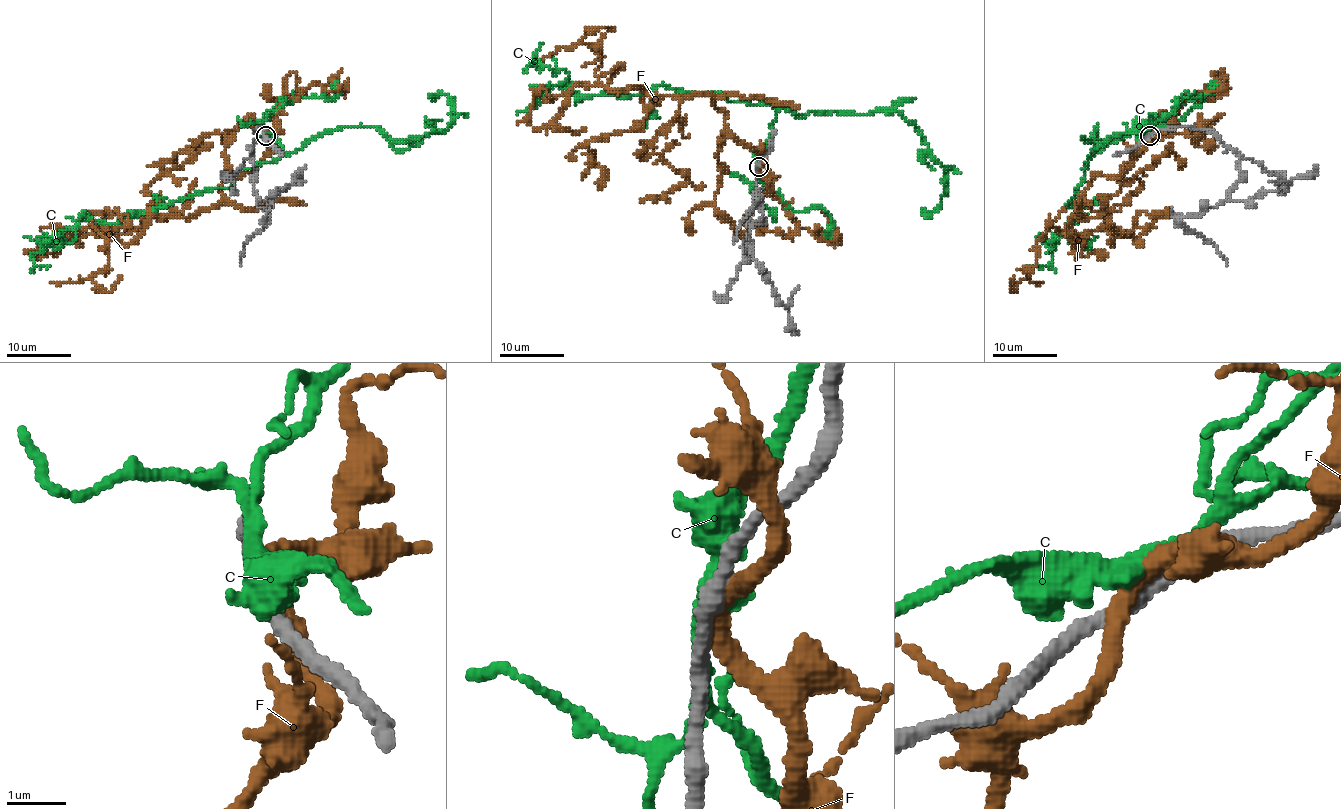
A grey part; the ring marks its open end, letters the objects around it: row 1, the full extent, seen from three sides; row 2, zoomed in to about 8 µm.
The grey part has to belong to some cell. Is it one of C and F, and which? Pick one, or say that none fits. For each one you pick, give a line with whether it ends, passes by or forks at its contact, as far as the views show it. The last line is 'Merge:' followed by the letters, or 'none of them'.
F: it passes by
Merge: F

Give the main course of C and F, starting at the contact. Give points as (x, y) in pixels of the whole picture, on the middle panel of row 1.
C: (757, 170), (772, 128), (768, 104), (662, 84), (581, 97), (564, 70), (526, 68), (542, 42)
F: (759, 167), (715, 97), (607, 87), (595, 73), (602, 50), (581, 41), (613, 31)

